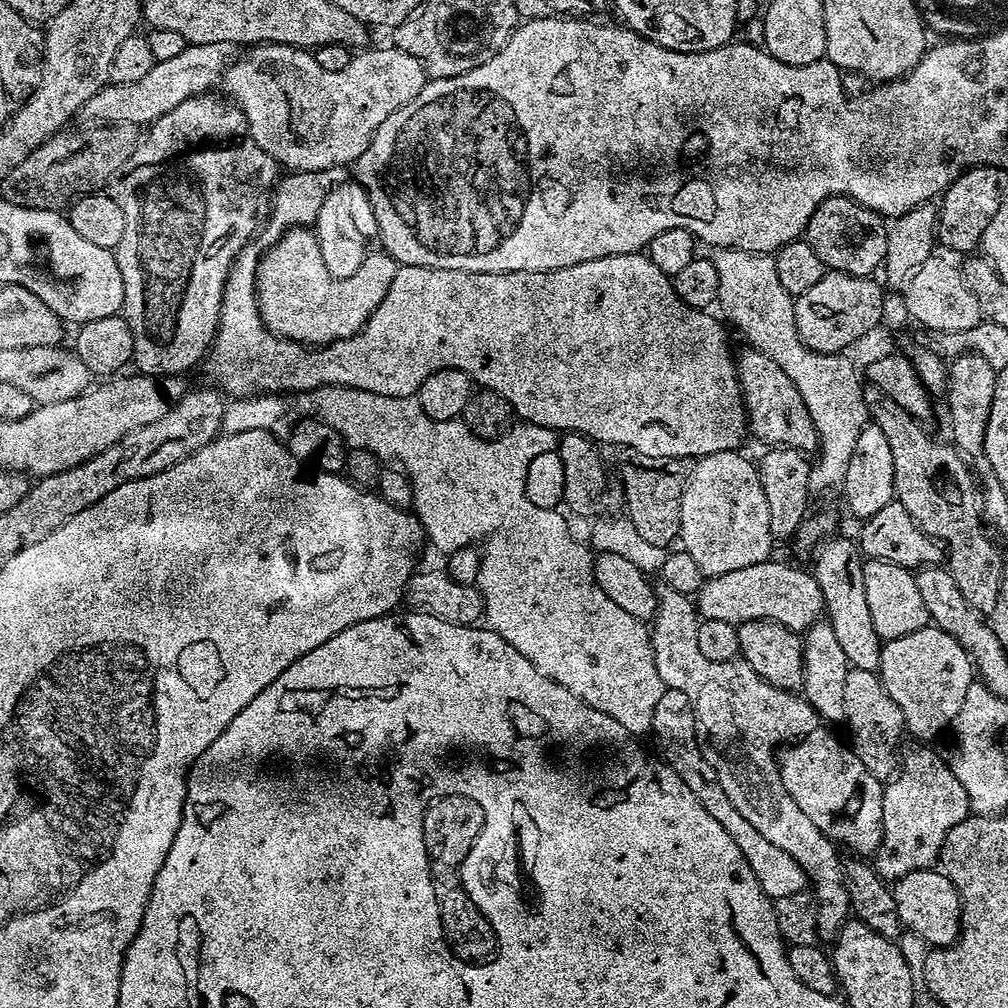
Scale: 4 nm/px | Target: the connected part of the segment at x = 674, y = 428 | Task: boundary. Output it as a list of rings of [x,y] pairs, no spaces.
[[[643,251],[607,256],[601,260],[582,262],[553,272],[463,272],[406,264],[397,267],[394,282],[390,282],[386,298],[382,298],[378,310],[374,310],[372,317],[364,323],[362,331],[345,340],[337,340],[331,346],[309,350],[295,340],[284,340],[280,336],[275,336],[263,324],[260,320],[260,304],[256,299],[256,273],[251,267],[246,268],[240,264],[229,270],[224,283],[220,325],[203,361],[202,369],[204,368],[205,374],[213,380],[209,381],[229,397],[251,398],[261,394],[281,394],[280,392],[312,394],[317,388],[325,386],[357,388],[383,396],[415,397],[422,382],[426,382],[426,378],[430,378],[432,372],[443,368],[456,368],[459,372],[466,373],[481,389],[496,392],[502,398],[506,398],[513,413],[517,417],[521,416],[521,421],[534,424],[538,428],[559,430],[561,433],[580,433],[592,442],[601,440],[604,444],[625,444],[625,449],[645,457],[653,455],[658,461],[664,462],[666,459],[676,460],[679,456],[699,458],[715,452],[730,452],[739,449],[740,439],[746,436],[744,397],[740,394],[740,377],[736,374],[734,352],[728,349],[725,325],[719,319],[716,321],[712,314],[708,310],[686,306],[686,302],[682,302],[682,298],[678,298],[678,294],[672,289],[672,277],[662,274],[662,270],[658,270],[658,266],[654,266],[654,262],[650,262],[650,258]]]

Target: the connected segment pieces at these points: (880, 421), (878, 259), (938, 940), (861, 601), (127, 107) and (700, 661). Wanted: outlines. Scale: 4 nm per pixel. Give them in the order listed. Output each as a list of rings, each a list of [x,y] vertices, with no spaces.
[[[869,383],[865,387],[864,401],[869,421],[877,424],[882,434],[886,434],[886,442],[890,442],[890,455],[894,458],[895,499],[909,511],[925,535],[940,542],[946,553],[948,573],[954,578],[954,586],[958,586],[962,598],[966,598],[977,613],[988,614],[984,612],[997,607],[1000,598],[1006,556],[1000,553],[1001,545],[988,537],[989,529],[982,515],[982,492],[978,480],[968,469],[969,461],[951,443],[935,440],[921,421],[902,410],[902,406],[898,406],[898,402],[894,402],[894,398],[886,395],[877,384]]]
[[[831,196],[828,200],[823,200],[814,210],[810,222],[804,228],[803,239],[807,240],[810,250],[822,258],[825,269],[833,272],[845,272],[851,276],[872,276],[873,273],[883,265],[886,258],[886,234],[888,224],[885,217],[880,213],[862,206],[849,196]]]
[[[935,867],[916,868],[891,885],[897,918],[907,931],[913,932],[928,946],[948,946],[960,933],[960,895],[943,871]]]
[[[825,539],[814,552],[816,555],[814,575],[824,599],[826,619],[834,630],[834,635],[838,637],[849,665],[876,672],[880,666],[882,641],[874,630],[874,622],[870,622],[870,609],[866,606],[866,586],[862,586],[860,577],[862,556],[851,539],[850,541],[832,539]]]
[[[226,42],[209,44],[188,44],[182,54],[175,58],[157,60],[156,65],[138,82],[114,84],[109,82],[105,88],[98,90],[90,102],[82,109],[85,121],[95,122],[100,126],[110,124],[131,124],[133,126],[150,126],[158,118],[170,114],[174,106],[186,102],[191,96],[203,96],[211,91],[212,84],[219,85],[228,67],[234,59],[233,45]]]
[[[663,582],[657,583],[655,589],[656,615],[650,624],[650,635],[658,678],[662,678],[665,688],[682,690],[682,694],[690,698],[692,709],[696,711],[700,753],[711,766],[726,798],[734,810],[738,810],[738,814],[742,814],[762,838],[766,838],[766,842],[774,842],[778,850],[786,850],[786,854],[802,866],[814,896],[816,891],[819,927],[835,929],[845,923],[844,911],[847,913],[850,908],[844,889],[842,857],[836,853],[837,845],[818,830],[818,826],[798,810],[794,798],[786,794],[774,751],[789,738],[803,738],[821,727],[822,717],[803,695],[768,684],[754,674],[743,659],[710,662],[710,658],[698,650],[698,609],[695,603]]]

